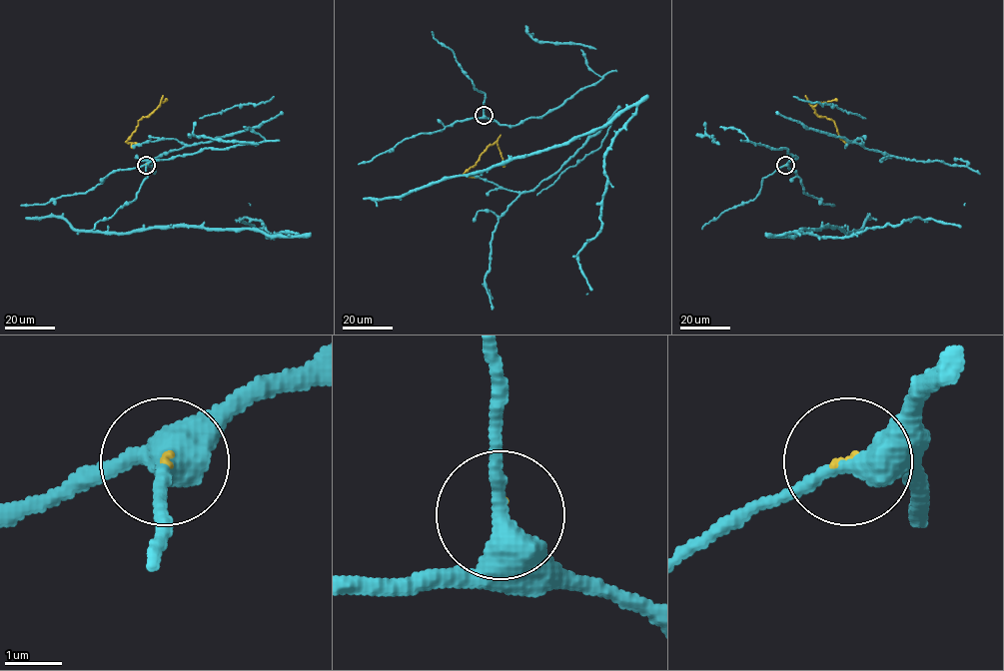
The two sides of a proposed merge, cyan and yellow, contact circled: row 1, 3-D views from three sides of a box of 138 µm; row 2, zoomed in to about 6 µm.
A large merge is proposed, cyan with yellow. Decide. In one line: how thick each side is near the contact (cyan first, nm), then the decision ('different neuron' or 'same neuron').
calibres 400 and 70 nm; different neuron

